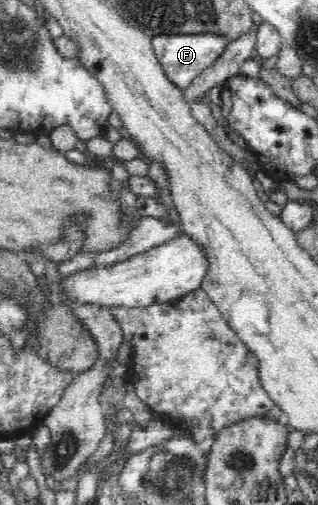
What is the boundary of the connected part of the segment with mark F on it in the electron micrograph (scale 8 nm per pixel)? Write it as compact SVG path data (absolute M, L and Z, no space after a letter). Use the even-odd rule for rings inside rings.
M203 32L179 35L158 35L151 41L154 52L173 86L184 90L205 69L212 66L226 51L231 42L228 35L217 32Z

